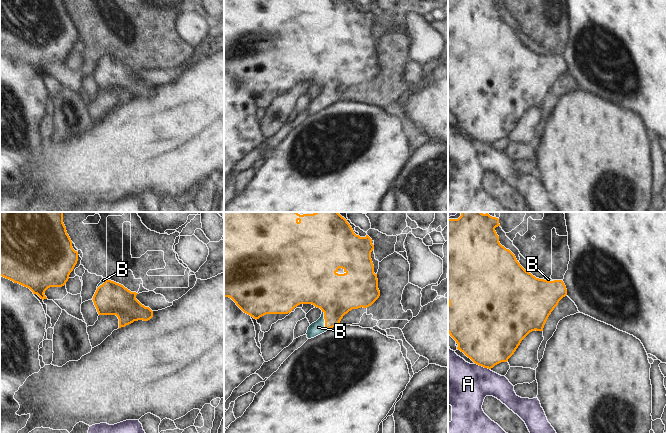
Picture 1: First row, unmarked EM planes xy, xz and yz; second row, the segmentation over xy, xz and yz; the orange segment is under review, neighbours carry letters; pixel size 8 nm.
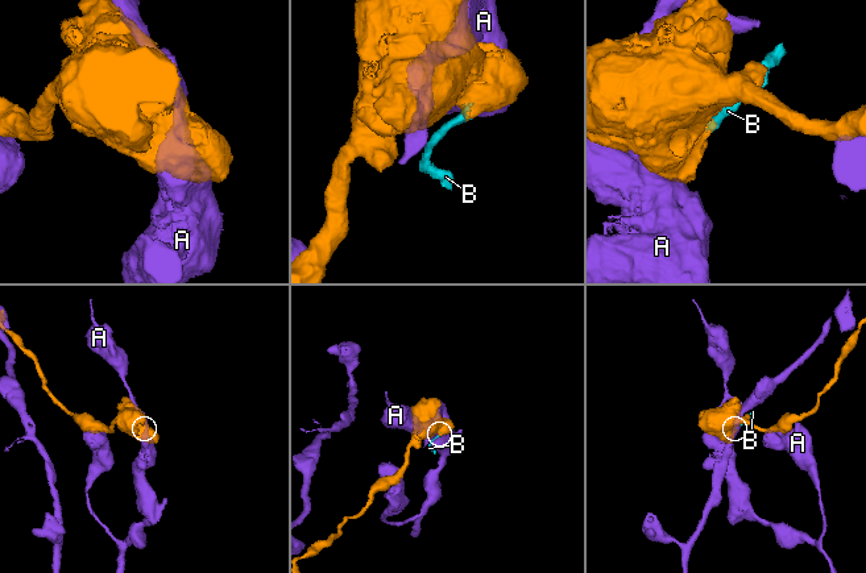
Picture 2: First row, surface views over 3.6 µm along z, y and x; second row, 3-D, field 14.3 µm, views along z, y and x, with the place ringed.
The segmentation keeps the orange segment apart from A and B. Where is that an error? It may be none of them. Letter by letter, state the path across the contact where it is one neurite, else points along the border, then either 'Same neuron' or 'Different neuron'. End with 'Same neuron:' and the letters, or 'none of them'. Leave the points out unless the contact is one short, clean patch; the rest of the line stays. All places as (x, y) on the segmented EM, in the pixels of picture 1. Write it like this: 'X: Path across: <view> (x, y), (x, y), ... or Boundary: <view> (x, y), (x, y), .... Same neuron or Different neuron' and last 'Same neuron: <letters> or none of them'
A: Different neuron
B: Path across: xz (335, 294), (332, 314), (325, 321), (318, 327). Same neuron
Same neuron: B

